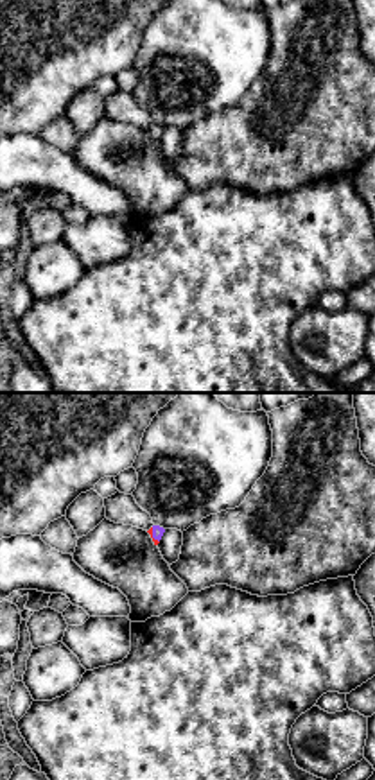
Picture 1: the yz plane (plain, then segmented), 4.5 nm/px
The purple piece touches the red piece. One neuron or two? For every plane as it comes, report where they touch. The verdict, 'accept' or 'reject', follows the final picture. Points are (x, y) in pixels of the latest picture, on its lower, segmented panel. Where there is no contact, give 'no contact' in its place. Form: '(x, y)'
(153, 535)

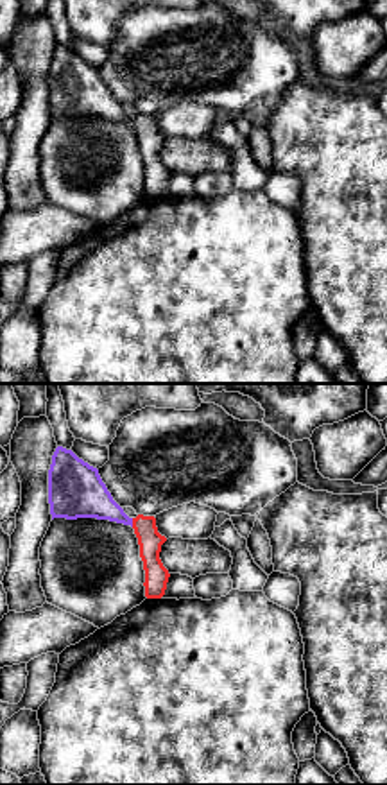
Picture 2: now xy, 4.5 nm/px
(131, 522)

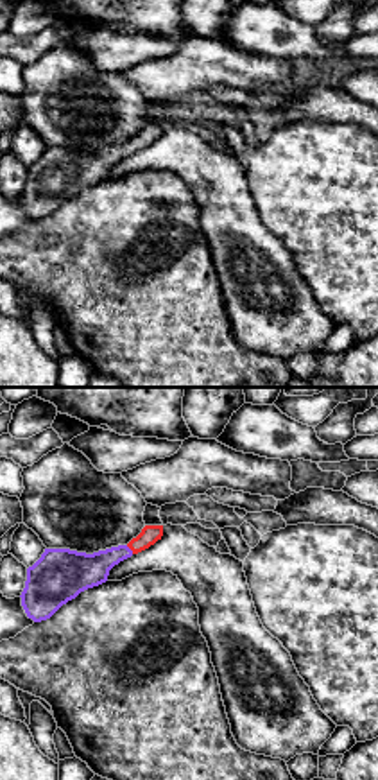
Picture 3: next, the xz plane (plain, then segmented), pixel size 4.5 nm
(129, 549)

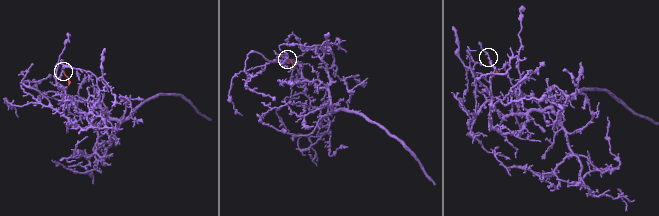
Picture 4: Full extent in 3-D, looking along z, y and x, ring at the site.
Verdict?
accept

